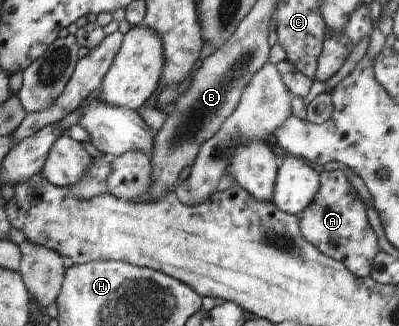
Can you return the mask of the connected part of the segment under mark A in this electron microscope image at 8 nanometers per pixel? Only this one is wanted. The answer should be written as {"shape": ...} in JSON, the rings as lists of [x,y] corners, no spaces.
{"shape":[[[341,169],[334,172],[324,171],[319,178],[321,188],[317,197],[311,206],[300,214],[302,234],[329,258],[342,261],[358,278],[369,277],[372,273],[372,261],[379,253],[378,242],[368,222],[362,198],[350,186]]]}

